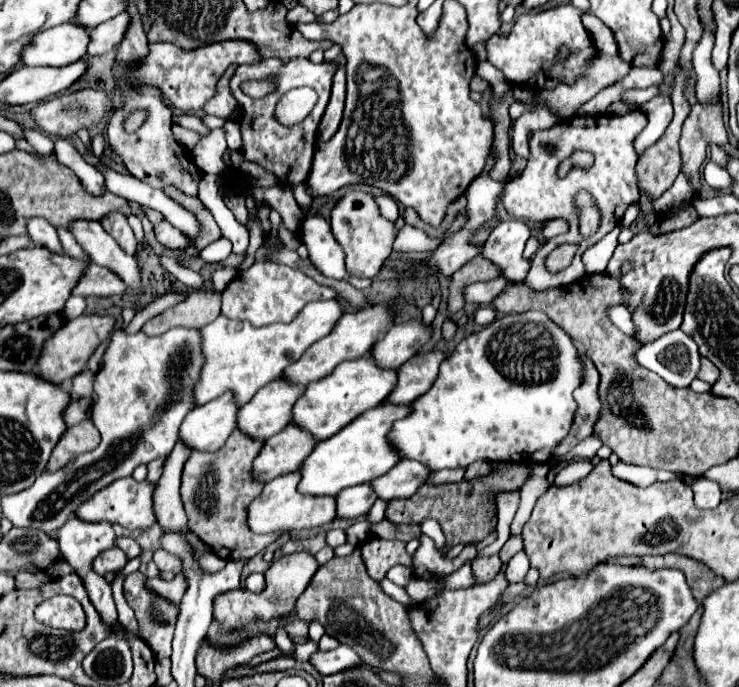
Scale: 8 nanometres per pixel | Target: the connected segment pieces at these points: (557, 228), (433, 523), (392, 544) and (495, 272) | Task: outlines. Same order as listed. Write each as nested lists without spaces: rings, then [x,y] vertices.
[[[551,220],[541,228],[541,236],[545,238],[553,238],[559,234],[565,234],[569,230],[569,222],[567,220]]]
[[[433,518],[423,520],[423,522],[421,522],[421,532],[427,534],[427,536],[435,542],[437,550],[443,550],[443,548],[445,548],[445,536],[443,536],[441,526],[437,524],[437,520],[433,520]]]
[[[369,538],[363,546],[363,562],[367,566],[367,572],[373,580],[381,582],[389,568],[395,564],[403,564],[413,570],[413,556],[407,554],[405,542],[401,540],[381,540],[381,538]]]
[[[477,256],[477,258],[473,258],[471,262],[467,262],[461,270],[457,270],[457,272],[451,276],[448,301],[449,314],[455,314],[459,308],[465,306],[463,291],[469,284],[495,280],[497,276],[501,276],[501,270],[495,268],[495,264],[489,262],[489,260],[483,258],[483,256]]]

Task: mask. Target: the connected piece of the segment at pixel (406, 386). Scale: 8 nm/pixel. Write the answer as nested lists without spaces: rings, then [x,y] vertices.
[[[429,350],[429,352],[419,352],[417,356],[407,360],[397,370],[399,382],[387,400],[393,404],[411,404],[419,396],[423,396],[437,380],[439,366],[445,358],[447,358],[445,352]]]

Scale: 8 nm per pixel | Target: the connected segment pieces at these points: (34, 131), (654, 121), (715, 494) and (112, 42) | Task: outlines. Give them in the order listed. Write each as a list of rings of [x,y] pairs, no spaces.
[[[21,124],[21,128],[23,128],[23,136],[25,136],[25,139],[37,152],[41,152],[41,154],[51,154],[53,152],[53,140],[47,138],[45,132],[41,132],[37,128],[23,126],[23,124]]]
[[[659,93],[651,102],[641,104],[641,110],[647,114],[649,124],[647,128],[633,140],[633,148],[637,152],[637,156],[641,156],[649,146],[653,146],[665,132],[665,128],[669,126],[671,118],[673,118],[673,104],[669,100],[669,96]]]
[[[699,478],[693,484],[693,494],[695,494],[695,506],[701,510],[709,510],[709,508],[717,508],[721,502],[721,490],[715,482],[707,480],[707,478]]]
[[[127,12],[107,20],[105,24],[99,24],[97,28],[91,30],[91,44],[87,48],[87,52],[91,56],[95,54],[105,54],[113,48],[117,48],[117,44],[121,44],[121,40],[125,38],[125,32],[129,28],[131,20],[127,16]]]

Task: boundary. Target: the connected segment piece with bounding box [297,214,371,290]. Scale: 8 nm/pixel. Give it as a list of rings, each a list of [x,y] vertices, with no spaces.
[[[307,216],[297,232],[299,240],[309,250],[309,260],[313,266],[325,276],[333,280],[345,280],[357,290],[365,290],[371,286],[371,279],[360,279],[351,276],[345,268],[345,252],[337,244],[337,240],[331,234],[329,222],[321,216]]]

